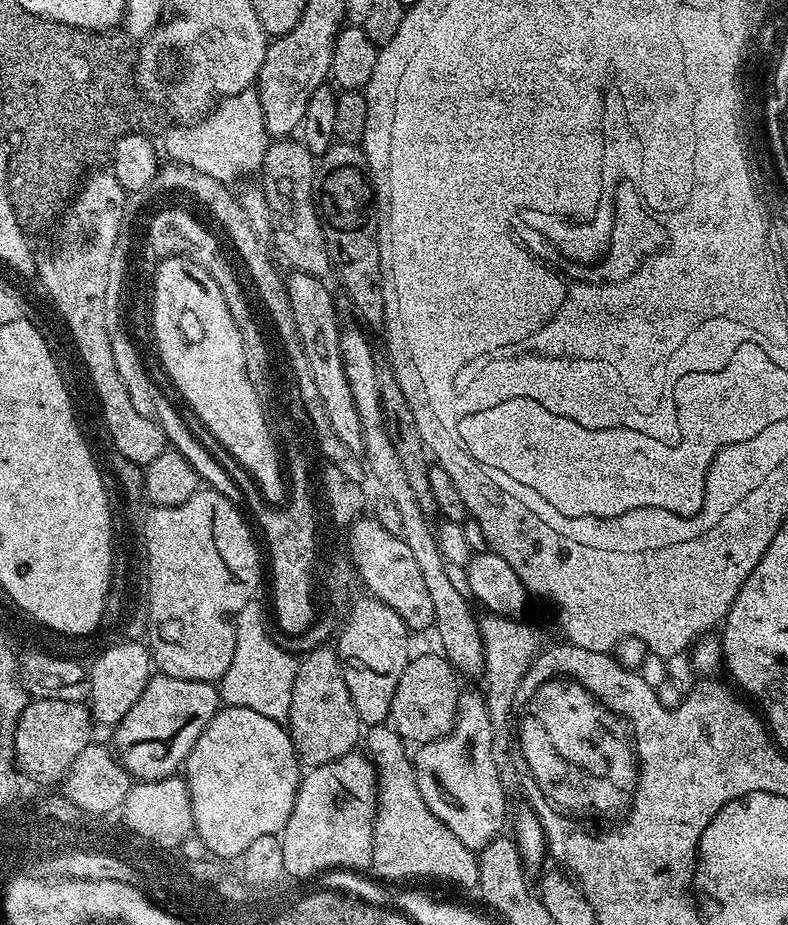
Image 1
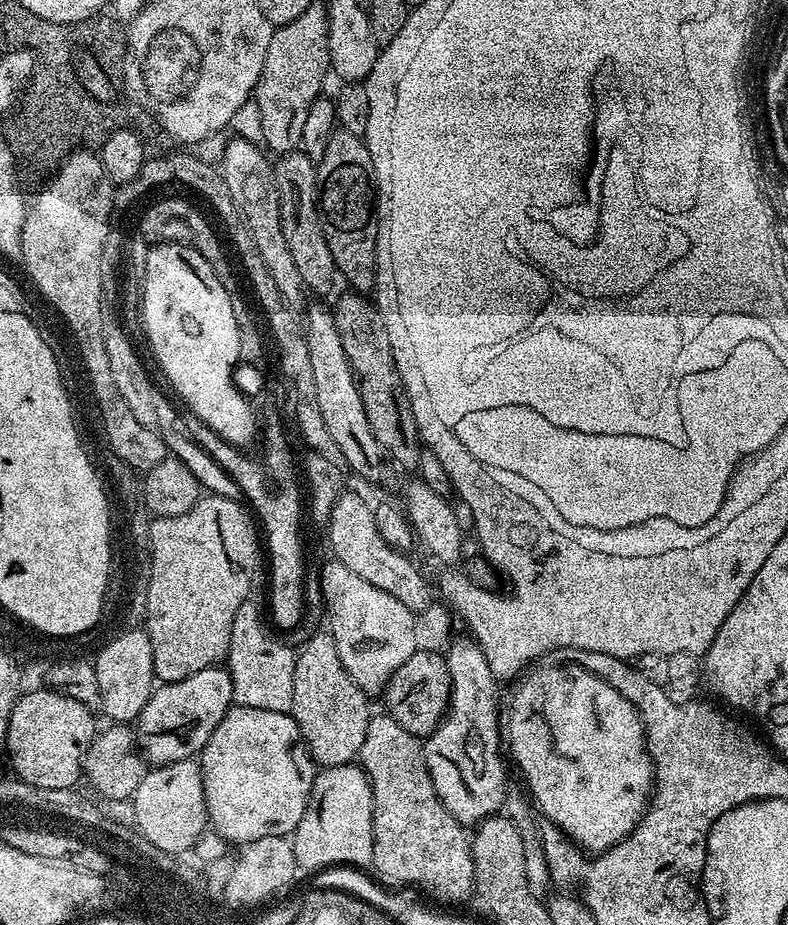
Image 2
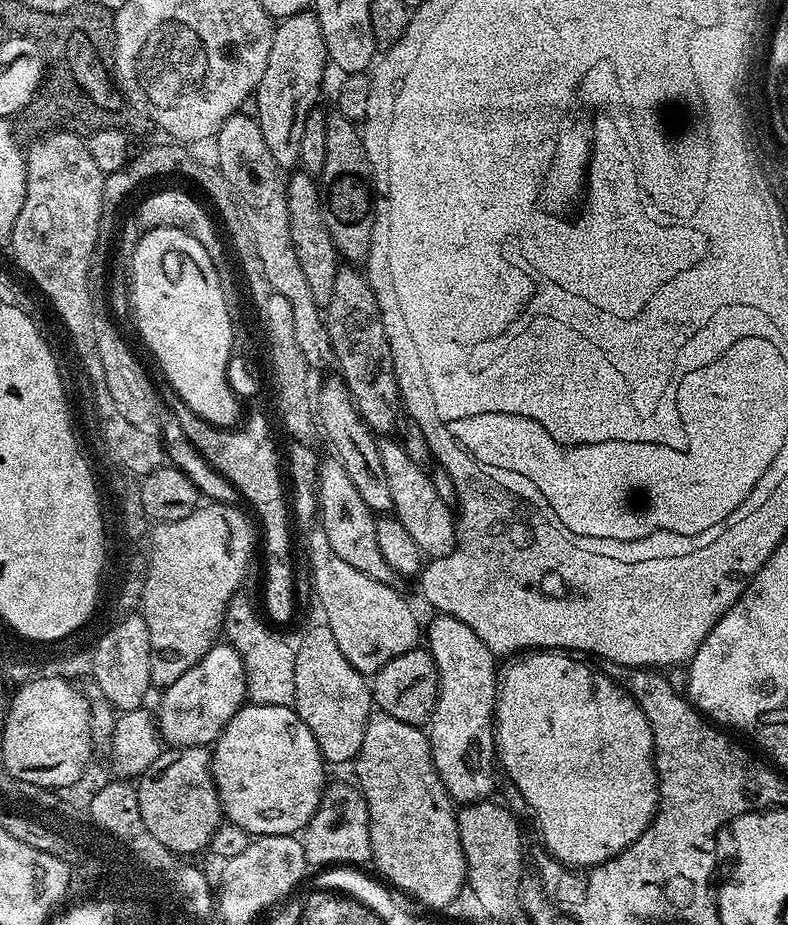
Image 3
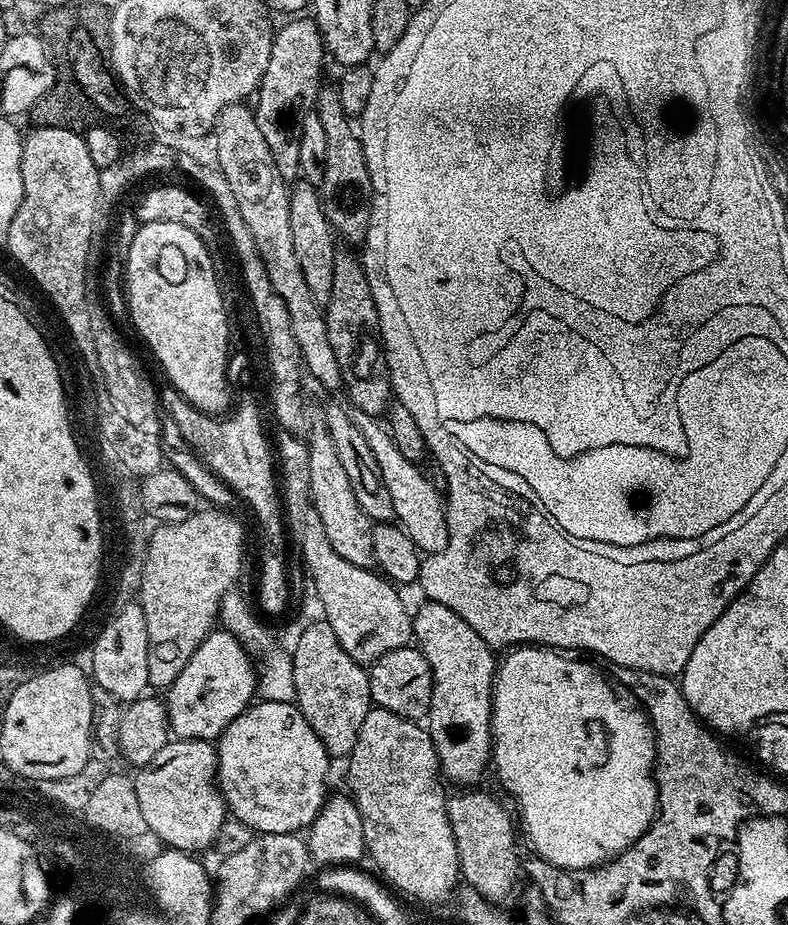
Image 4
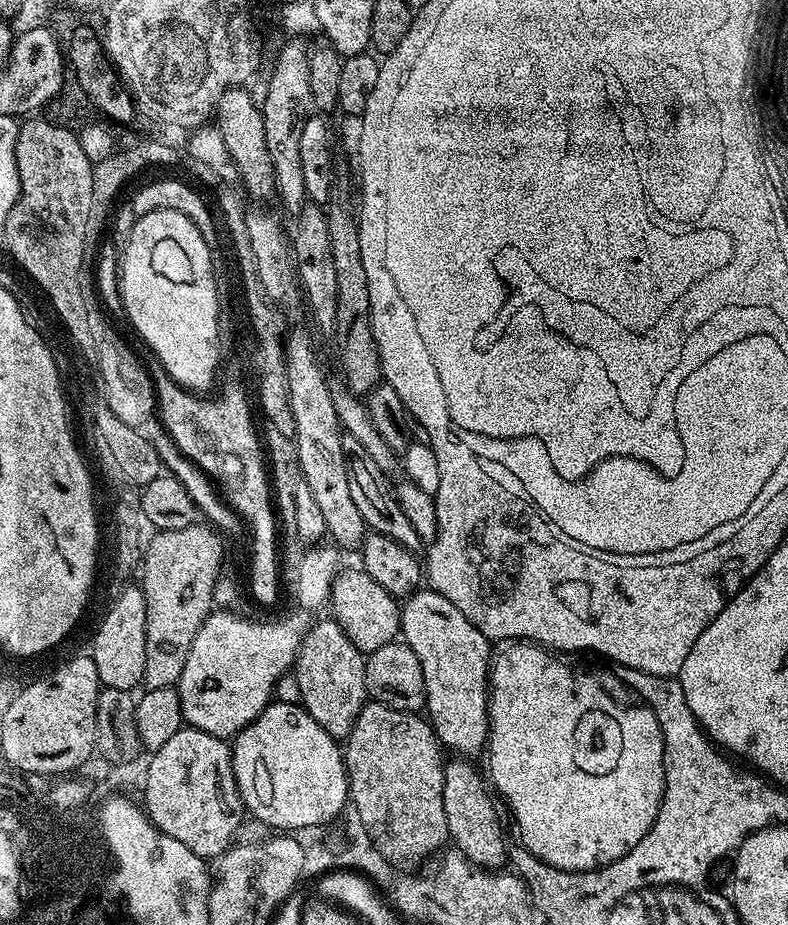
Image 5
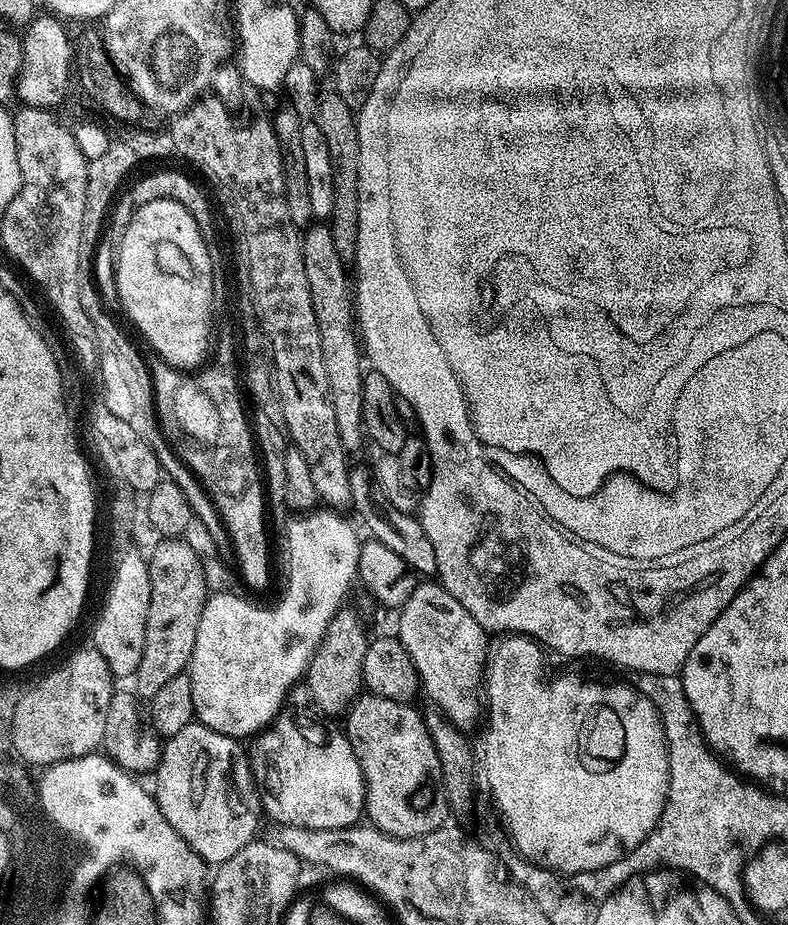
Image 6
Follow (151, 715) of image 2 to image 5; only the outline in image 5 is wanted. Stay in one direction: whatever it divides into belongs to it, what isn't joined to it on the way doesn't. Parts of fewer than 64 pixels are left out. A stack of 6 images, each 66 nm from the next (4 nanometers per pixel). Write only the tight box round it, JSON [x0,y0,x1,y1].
[178,610,310,738]

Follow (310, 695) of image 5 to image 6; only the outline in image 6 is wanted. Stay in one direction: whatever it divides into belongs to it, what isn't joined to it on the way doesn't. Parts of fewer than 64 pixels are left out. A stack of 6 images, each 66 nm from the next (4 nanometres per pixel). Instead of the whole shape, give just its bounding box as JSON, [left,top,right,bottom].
[306,606,370,716]

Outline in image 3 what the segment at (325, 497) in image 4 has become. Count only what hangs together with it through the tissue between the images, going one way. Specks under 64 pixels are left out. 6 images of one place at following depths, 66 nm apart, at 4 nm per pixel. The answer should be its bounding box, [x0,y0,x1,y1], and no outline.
[319,458,398,585]

